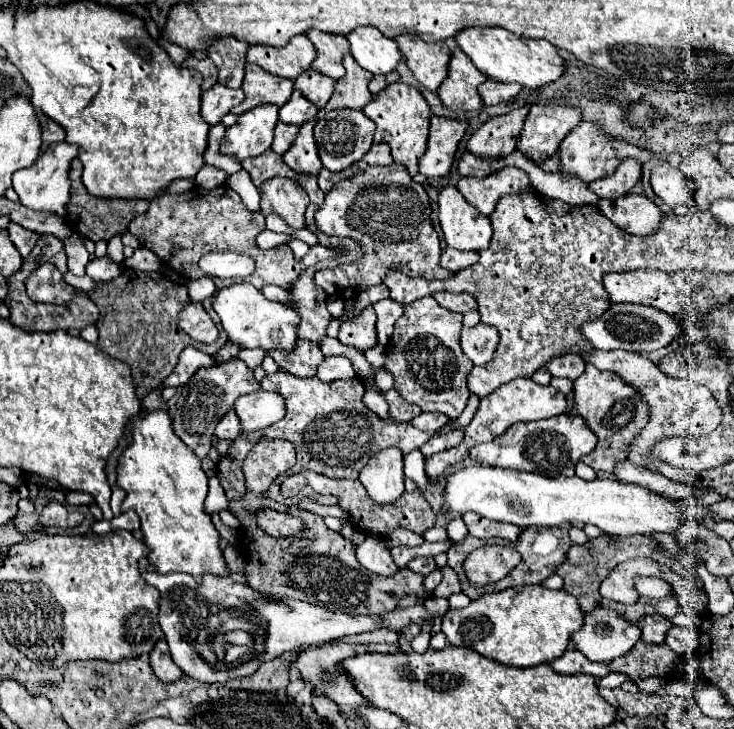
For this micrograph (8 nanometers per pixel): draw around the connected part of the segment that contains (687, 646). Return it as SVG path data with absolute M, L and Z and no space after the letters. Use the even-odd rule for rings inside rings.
M673 626L669 632L667 632L667 638L665 638L665 644L677 652L679 656L687 654L687 652L693 652L697 648L697 630L695 628L681 628L681 626Z

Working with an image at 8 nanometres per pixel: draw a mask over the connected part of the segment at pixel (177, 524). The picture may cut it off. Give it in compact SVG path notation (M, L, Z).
M141 412L133 420L133 444L123 452L119 458L117 468L117 484L125 490L125 500L121 504L123 508L131 508L141 518L141 532L143 542L149 548L147 560L157 568L159 574L165 572L187 572L195 580L201 580L205 574L215 576L229 576L227 562L223 558L223 552L219 548L221 536L215 530L211 522L211 514L205 512L205 496L207 496L207 476L201 470L199 458L183 444L183 440L173 432L171 418L167 412Z

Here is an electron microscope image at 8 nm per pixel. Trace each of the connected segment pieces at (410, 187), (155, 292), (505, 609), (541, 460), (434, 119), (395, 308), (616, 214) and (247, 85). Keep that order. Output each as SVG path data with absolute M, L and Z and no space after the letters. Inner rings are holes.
M403 164L371 166L335 184L315 214L317 228L327 236L353 238L361 246L363 256L351 264L319 270L315 282L327 294L347 300L365 288L381 284L391 268L401 270L405 276L425 280L447 280L455 276L455 272L439 268L441 246L429 216L431 206L425 186L413 182Z
M123 270L121 276L117 276L115 280L111 282L105 282L105 284L99 284L95 292L89 294L89 298L95 302L95 306L99 308L99 340L97 340L97 346L107 352L109 356L129 364L131 372L133 372L133 382L135 382L135 388L137 388L137 394L141 398L145 398L151 390L157 388L159 382L165 380L165 376L169 376L173 372L173 368L177 366L177 354L181 352L181 344L191 344L195 348L199 348L201 352L213 356L217 354L225 344L227 344L227 334L223 332L223 328L219 328L219 338L215 340L215 344L207 346L207 344L197 344L193 342L183 330L177 328L177 314L179 310L189 302L189 296L187 296L187 290L185 286L177 286L177 284L171 284L169 278L163 278L163 274L159 272L135 272L135 270Z
M541 584L537 586L513 586L495 594L483 594L473 600L467 608L451 610L443 616L443 634L453 646L471 648L485 658L501 662L505 666L537 666L539 662L551 662L559 658L569 644L569 638L583 624L583 612L575 600L565 590L547 590Z
M565 412L547 420L513 424L503 436L497 436L493 442L477 444L471 450L471 460L499 468L515 468L519 472L535 472L543 476L573 476L577 460L589 454L595 444L597 436L589 430L587 422L581 416Z
M431 116L429 142L419 172L427 178L445 176L451 170L457 146L467 130L467 120L453 120L445 116Z
M385 298L385 300L375 302L373 308L375 308L377 315L377 340L379 344L387 346L394 332L394 324L399 316L403 316L405 306L391 300L391 298Z
M627 194L615 200L599 200L597 206L617 228L635 236L649 236L659 230L663 222L659 206L641 194Z
M247 64L241 88L245 92L245 100L239 106L231 108L231 112L237 116L261 104L283 106L293 92L293 80L271 76L269 72L255 68L255 64Z

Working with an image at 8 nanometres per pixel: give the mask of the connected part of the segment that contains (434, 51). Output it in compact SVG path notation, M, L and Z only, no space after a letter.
M401 34L395 42L413 76L427 90L437 92L439 84L447 76L447 62L451 58L449 46L445 42L423 42L413 34Z

